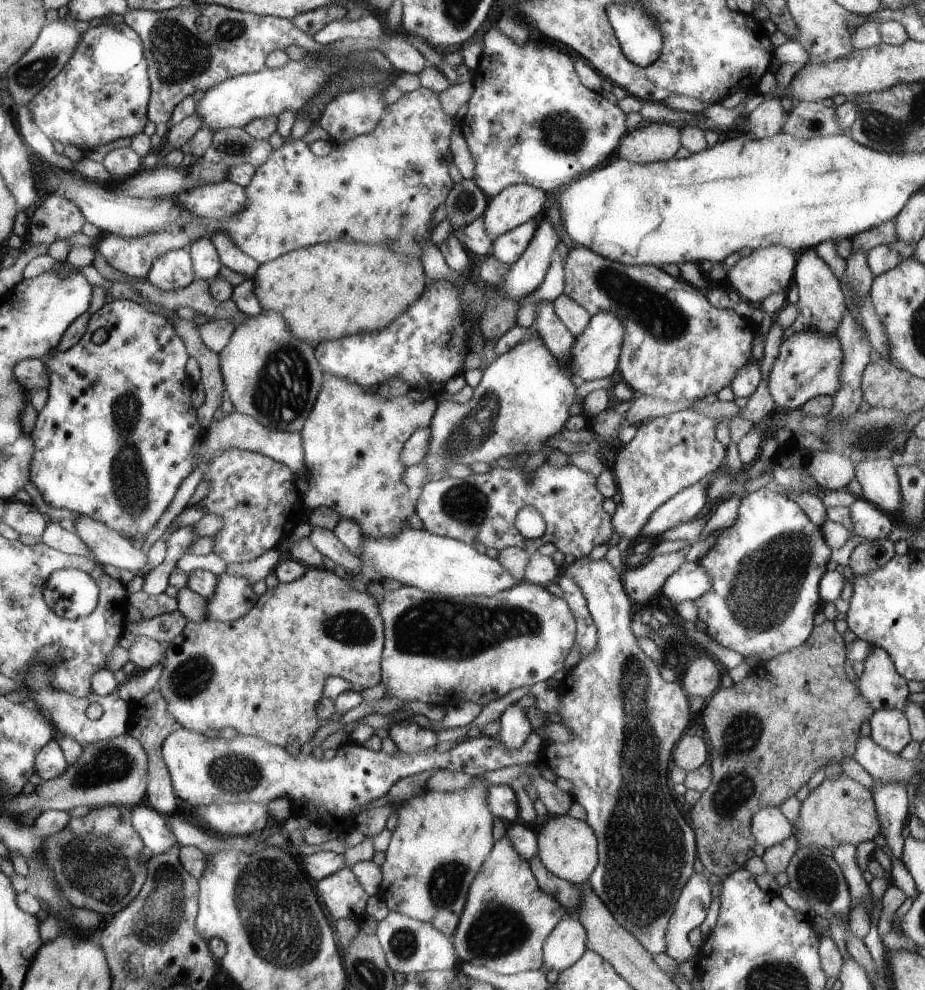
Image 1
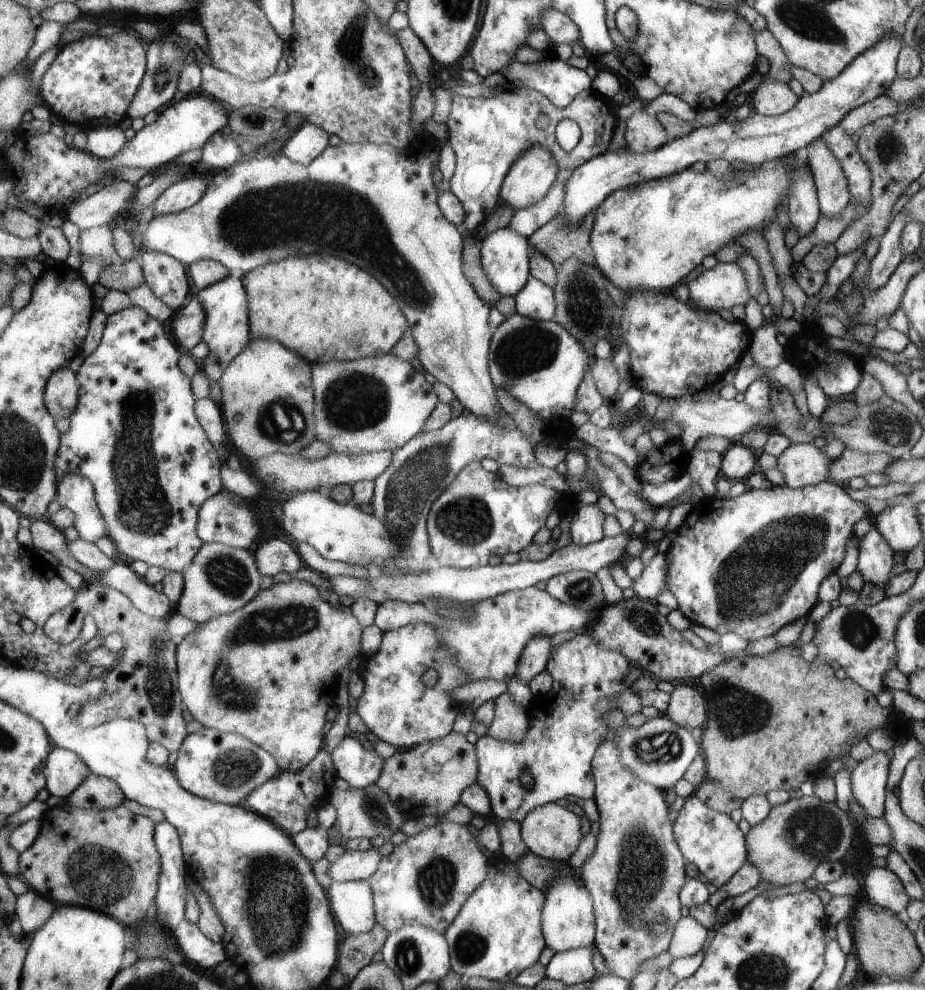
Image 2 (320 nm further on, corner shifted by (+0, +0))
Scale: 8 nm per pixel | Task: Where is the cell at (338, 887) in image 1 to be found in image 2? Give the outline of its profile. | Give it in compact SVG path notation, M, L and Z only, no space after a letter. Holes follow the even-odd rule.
M332 881L329 886L333 914L344 935L367 933L375 924L372 884L366 881Z

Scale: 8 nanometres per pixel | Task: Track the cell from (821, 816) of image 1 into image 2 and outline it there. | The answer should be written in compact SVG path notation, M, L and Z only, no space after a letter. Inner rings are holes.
M814 795L792 798L771 807L762 824L750 827L745 834L746 860L755 866L761 881L766 884L776 887L806 883L819 864L844 861L854 840L853 822L853 816L834 802L822 802Z

